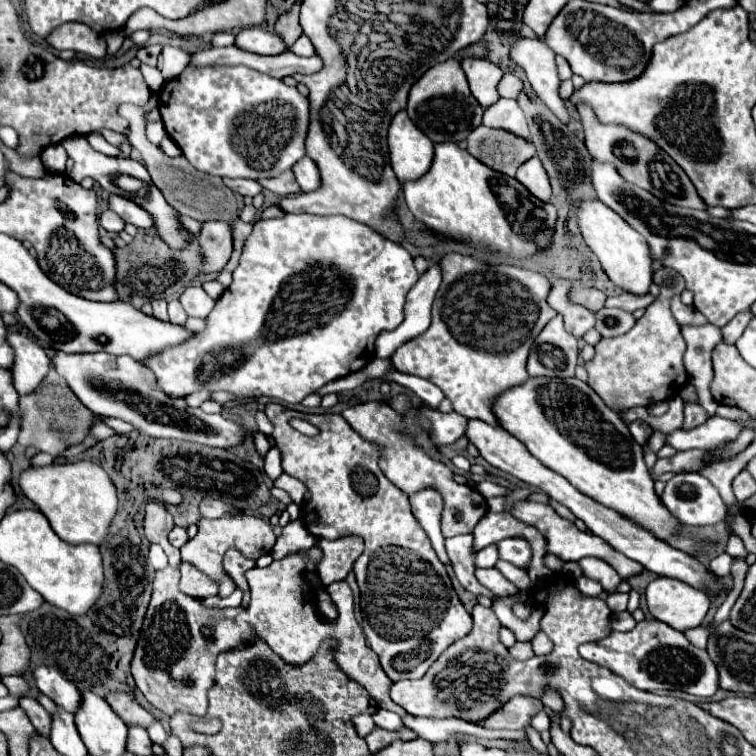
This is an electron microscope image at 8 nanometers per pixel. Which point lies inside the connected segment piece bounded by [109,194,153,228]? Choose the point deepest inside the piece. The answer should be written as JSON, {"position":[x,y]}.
{"position":[129,211]}

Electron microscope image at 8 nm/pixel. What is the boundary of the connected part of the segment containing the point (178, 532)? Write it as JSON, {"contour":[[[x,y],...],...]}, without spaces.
{"contour":[[[175,526],[175,528],[171,530],[171,534],[169,534],[169,542],[171,542],[175,548],[181,548],[187,540],[189,540],[187,530],[185,530],[185,528],[181,528],[181,526]]]}

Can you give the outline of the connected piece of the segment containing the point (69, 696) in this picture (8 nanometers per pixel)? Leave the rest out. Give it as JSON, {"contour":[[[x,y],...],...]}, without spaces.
{"contour":[[[39,666],[33,670],[33,676],[35,676],[35,684],[37,688],[49,696],[53,702],[57,702],[63,710],[75,714],[75,710],[79,710],[81,702],[83,702],[83,696],[79,692],[79,688],[65,680],[55,668],[47,668],[47,666]]]}

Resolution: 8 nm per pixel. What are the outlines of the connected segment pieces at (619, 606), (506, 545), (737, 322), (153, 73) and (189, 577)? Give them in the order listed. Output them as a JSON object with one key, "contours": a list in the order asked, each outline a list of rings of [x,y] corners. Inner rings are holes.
{"contours":[[[[613,593],[608,596],[606,602],[610,610],[614,613],[614,611],[625,611],[627,609],[628,600],[628,593]]],[[[513,538],[513,540],[503,540],[501,544],[497,544],[499,548],[499,558],[515,564],[515,566],[525,566],[527,562],[527,550],[531,550],[527,546],[527,542],[519,540],[519,538]]],[[[743,310],[741,314],[735,314],[735,318],[723,328],[723,340],[727,344],[735,344],[737,338],[743,334],[745,326],[751,322],[751,318],[753,318],[751,310]]],[[[146,64],[140,65],[140,70],[145,76],[145,82],[152,92],[157,92],[164,84],[164,78],[157,68],[150,67]]],[[[181,564],[181,584],[179,588],[193,596],[193,598],[207,598],[217,594],[217,584],[213,580],[209,580],[205,574],[201,574],[195,566],[191,564]]]]}

